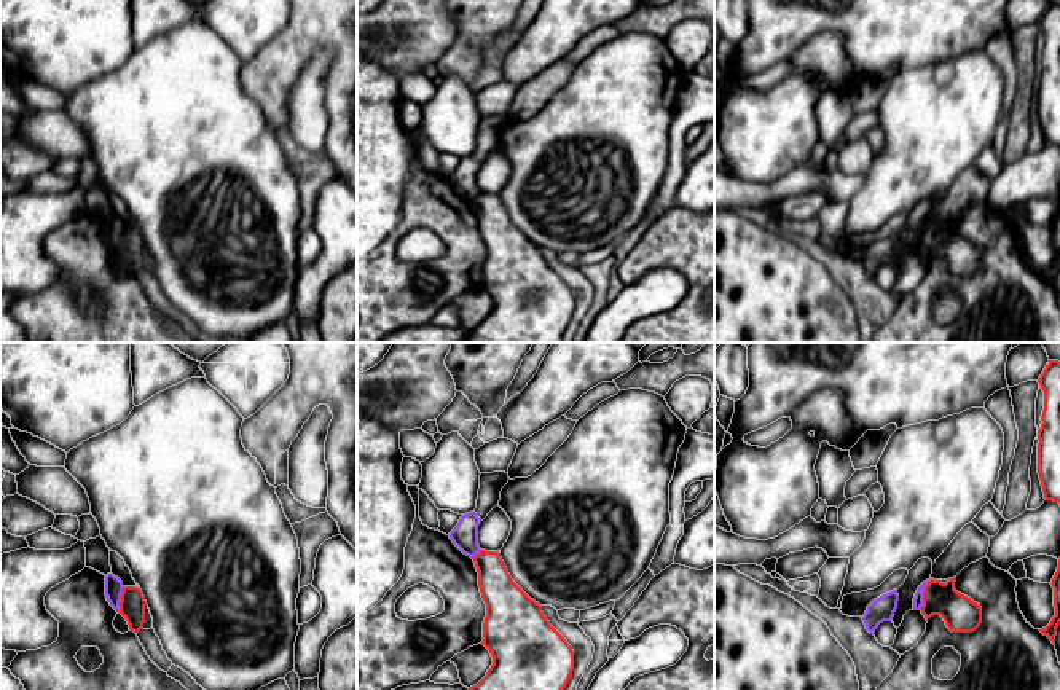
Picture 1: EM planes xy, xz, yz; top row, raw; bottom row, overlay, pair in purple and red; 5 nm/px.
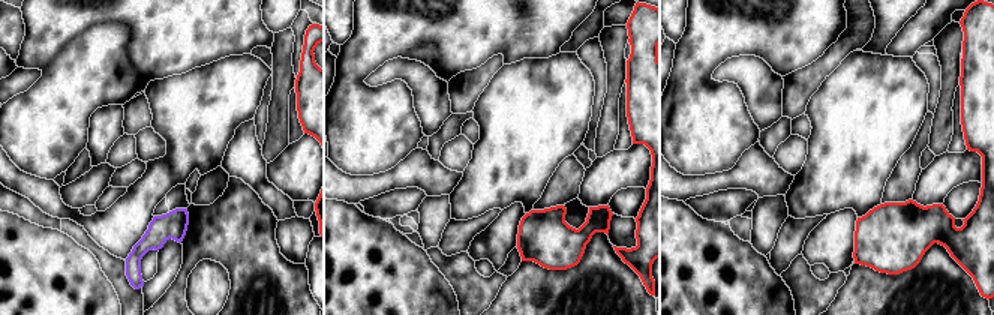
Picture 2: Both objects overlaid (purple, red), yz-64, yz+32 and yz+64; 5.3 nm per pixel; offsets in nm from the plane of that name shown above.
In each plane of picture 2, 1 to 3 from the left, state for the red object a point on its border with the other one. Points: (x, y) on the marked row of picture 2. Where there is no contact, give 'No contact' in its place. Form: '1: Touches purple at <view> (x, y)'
1: No contact
2: No contact
3: No contact

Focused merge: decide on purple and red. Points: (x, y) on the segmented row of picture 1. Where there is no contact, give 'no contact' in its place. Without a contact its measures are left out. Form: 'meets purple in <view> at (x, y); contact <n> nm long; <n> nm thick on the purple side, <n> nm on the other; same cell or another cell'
meets purple in yz at (922, 595); contact 160 nm long; 50 nm thick on the purple side, 180 nm on the other; another cell

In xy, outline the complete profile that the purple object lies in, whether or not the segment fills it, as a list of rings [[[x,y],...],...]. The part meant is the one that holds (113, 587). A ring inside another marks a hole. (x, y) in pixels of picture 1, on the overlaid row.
[[[113,574],[105,575],[105,596],[110,606],[118,612],[123,593],[123,582]]]

